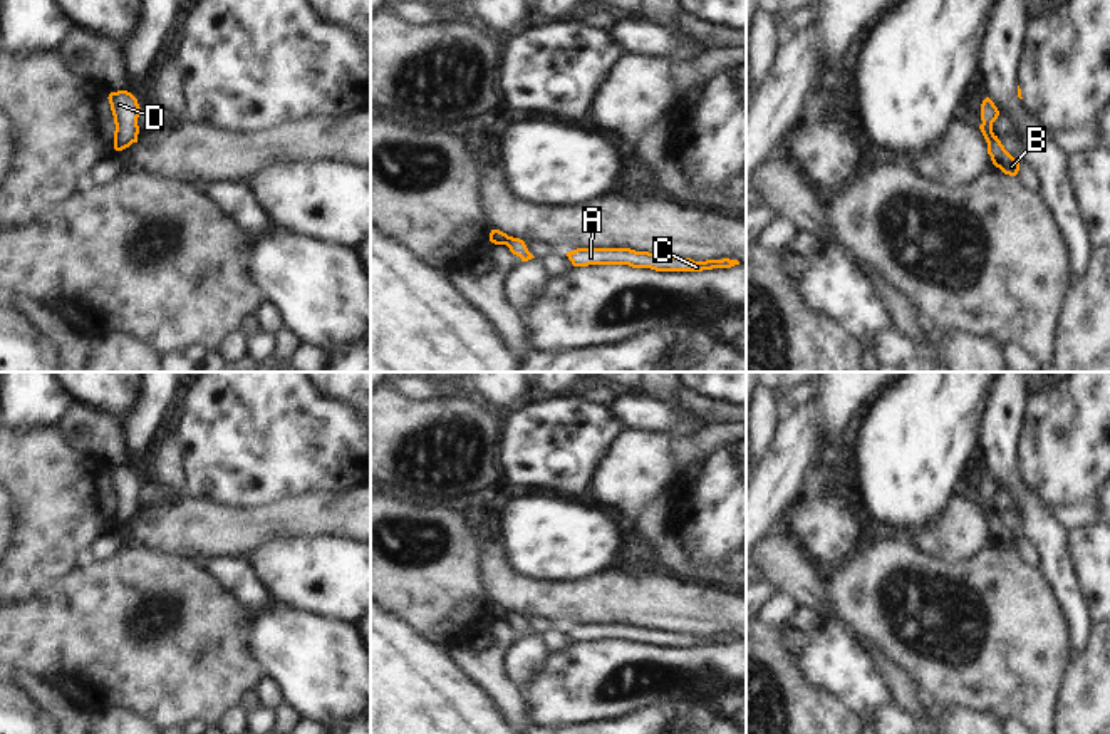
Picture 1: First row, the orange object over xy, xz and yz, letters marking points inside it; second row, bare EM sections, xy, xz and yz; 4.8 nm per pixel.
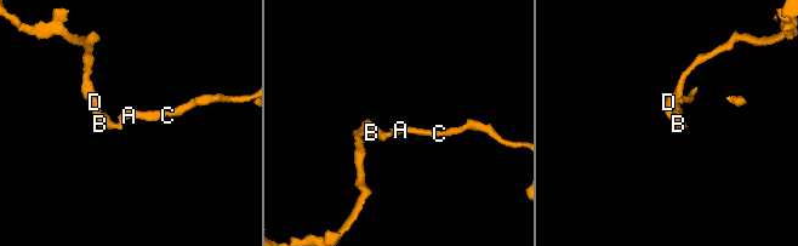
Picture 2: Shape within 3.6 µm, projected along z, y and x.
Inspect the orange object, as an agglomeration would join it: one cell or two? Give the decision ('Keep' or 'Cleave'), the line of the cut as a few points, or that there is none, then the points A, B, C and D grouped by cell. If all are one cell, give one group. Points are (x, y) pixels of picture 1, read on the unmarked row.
Cleave. Split along xz (508, 612), (503, 619). Groups: A B C / D

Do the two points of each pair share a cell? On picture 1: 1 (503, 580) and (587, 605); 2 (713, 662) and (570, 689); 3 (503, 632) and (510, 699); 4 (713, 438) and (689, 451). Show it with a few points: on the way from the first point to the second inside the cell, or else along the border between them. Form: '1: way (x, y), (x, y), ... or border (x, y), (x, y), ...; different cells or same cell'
1: way (523, 595), (567, 604); same cell
2: way (678, 664), (636, 664), (606, 679); same cell
3: way (498, 649), (495, 652), (495, 682); same cell
4: way (708, 439), (695, 448); same cell

